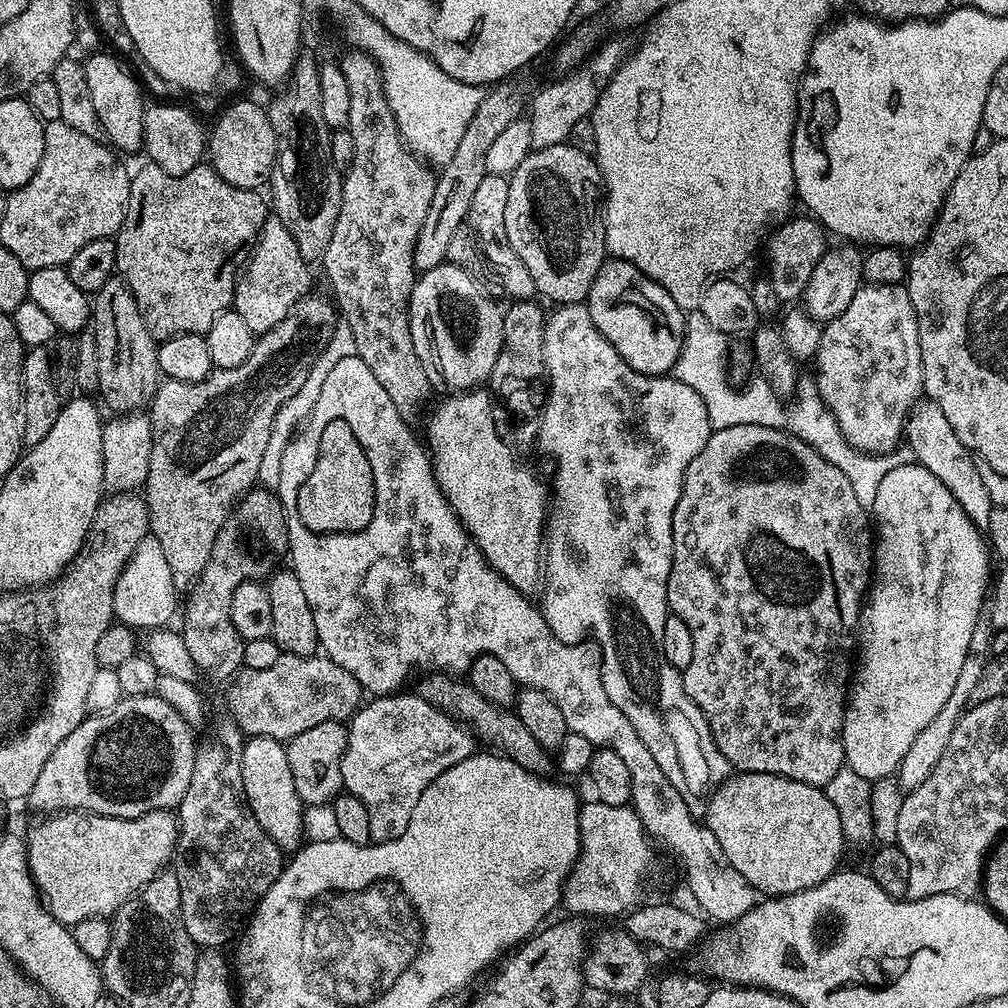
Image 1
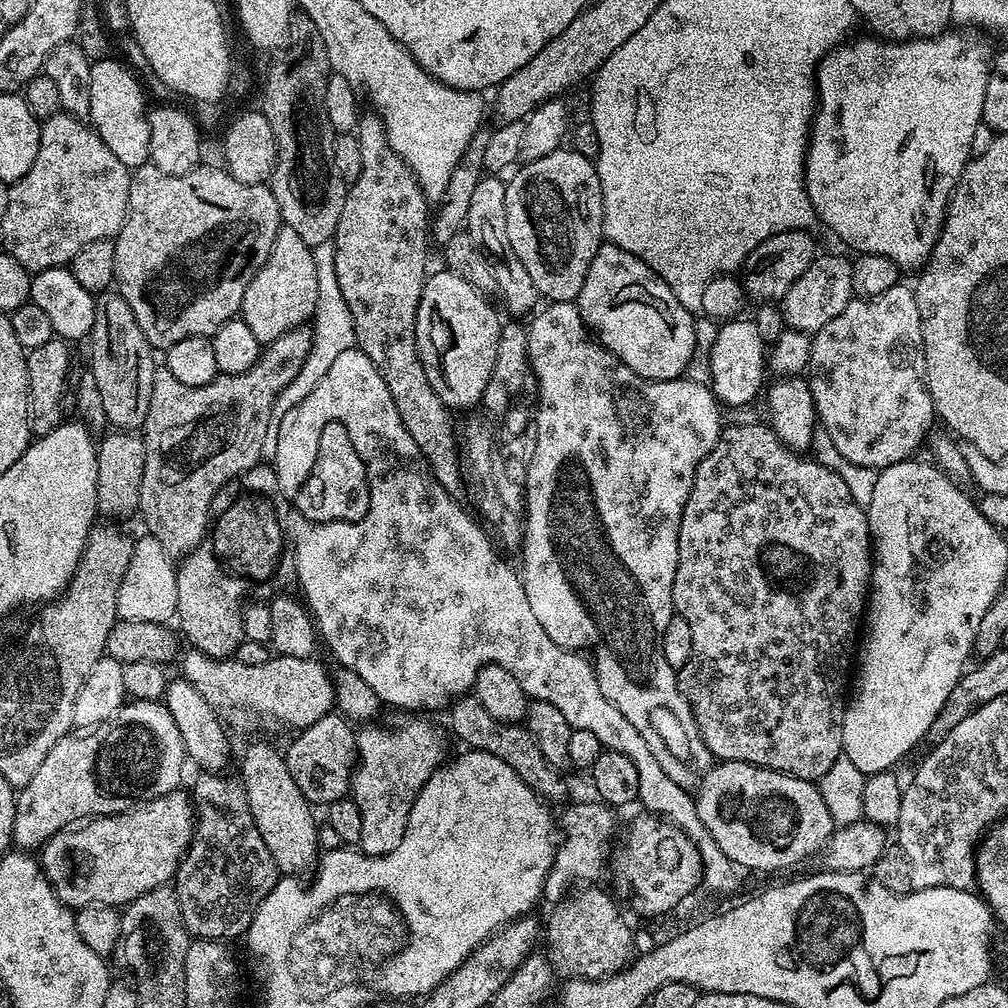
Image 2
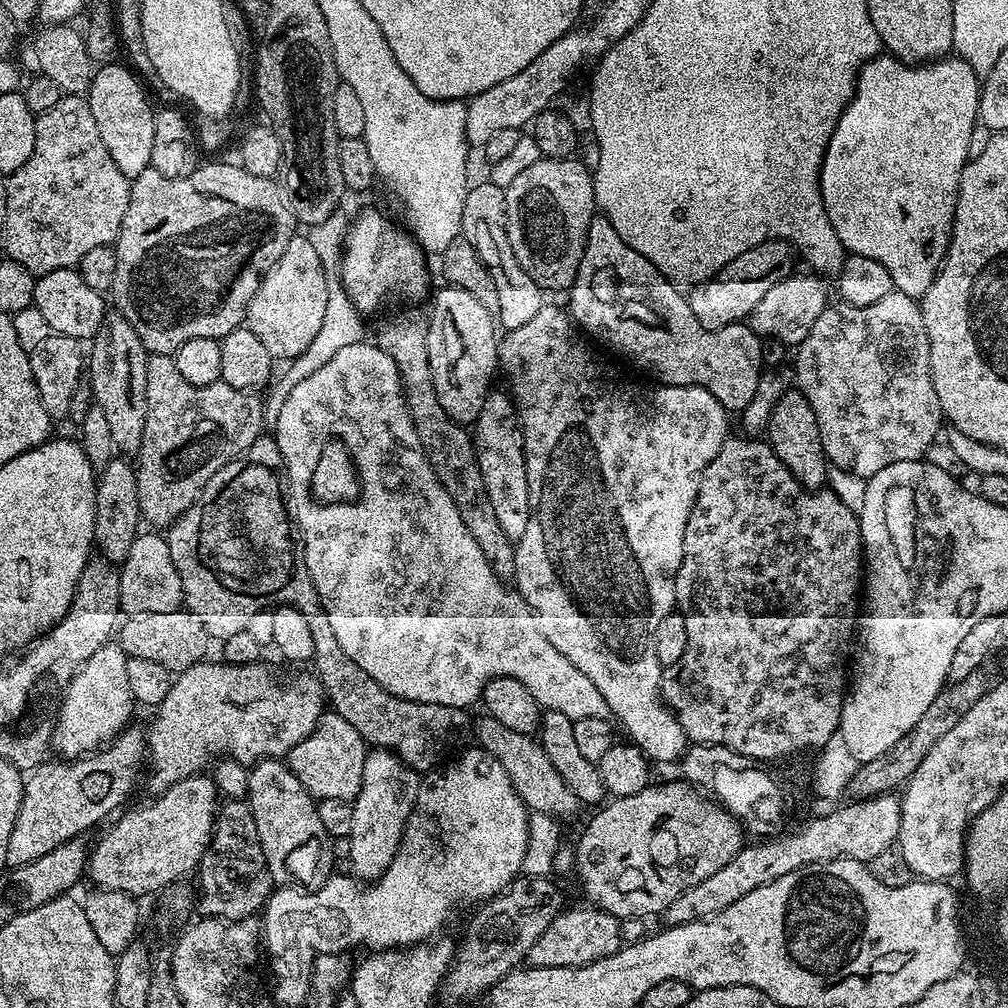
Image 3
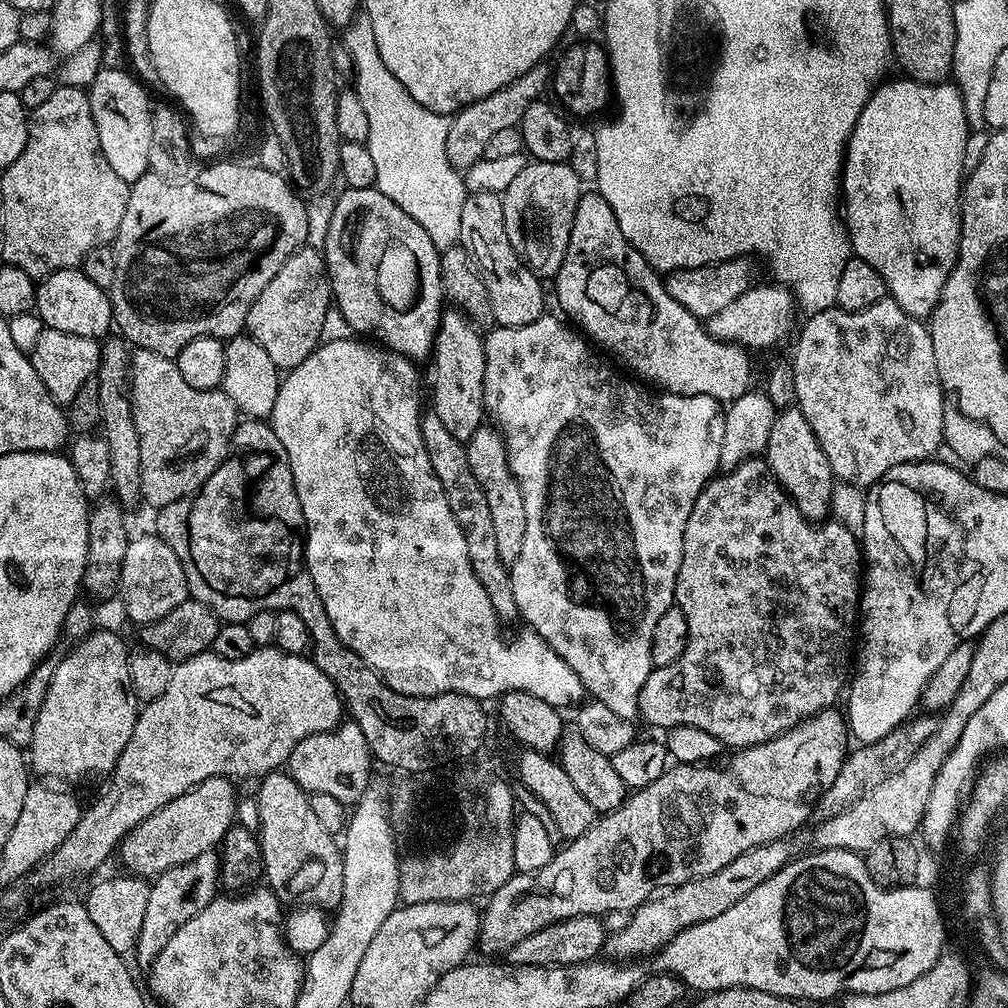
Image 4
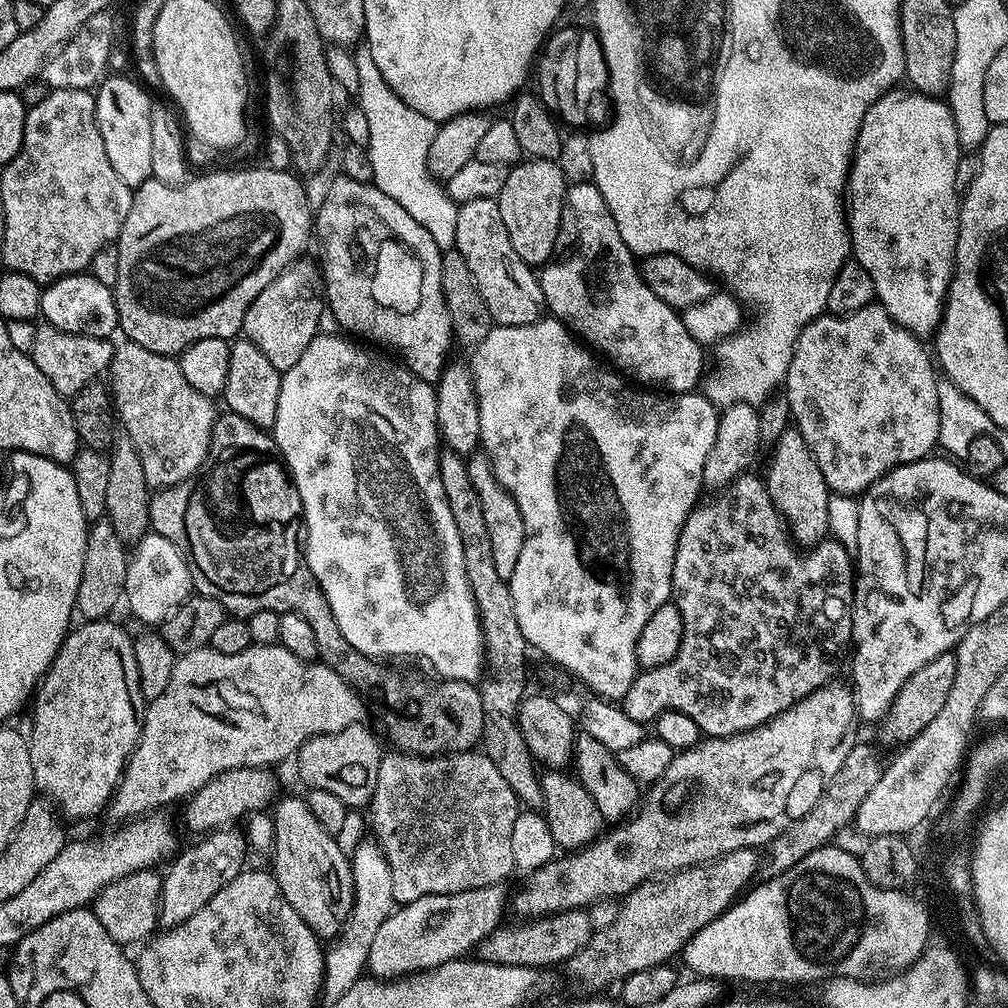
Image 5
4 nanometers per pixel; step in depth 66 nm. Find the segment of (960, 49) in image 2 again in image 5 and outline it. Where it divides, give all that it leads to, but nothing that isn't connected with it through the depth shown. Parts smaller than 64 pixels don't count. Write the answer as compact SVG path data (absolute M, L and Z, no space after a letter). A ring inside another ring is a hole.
M893 90L887 96L872 107L864 120L864 127L860 129L860 138L856 145L856 155L850 174L850 215L848 216L848 231L852 234L852 256L855 263L860 264L870 274L874 282L876 300L886 310L886 314L896 325L913 337L931 337L939 329L940 322L944 318L946 301L949 298L952 286L952 278L956 274L956 247L958 246L958 234L960 233L960 206L961 193L956 193L958 185L958 173L962 163L962 149L958 142L958 130L952 117L952 109L943 99L935 96L925 96L923 92L907 90L900 92Z

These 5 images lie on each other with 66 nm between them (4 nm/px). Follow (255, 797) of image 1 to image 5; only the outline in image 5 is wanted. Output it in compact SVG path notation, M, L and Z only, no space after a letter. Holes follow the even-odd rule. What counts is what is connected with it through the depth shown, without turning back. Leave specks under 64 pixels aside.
M288 796L285 800L277 799L274 804L275 808L276 832L274 828L274 839L270 844L270 853L272 852L270 871L276 877L286 902L290 902L290 906L294 906L294 910L298 910L302 922L306 922L310 931L315 932L320 938L332 936L336 931L337 935L345 927L348 917L352 914L354 893L352 891L352 865L349 857L339 848L337 837L329 835L318 826L316 819L310 814L301 797L300 800L296 796Z

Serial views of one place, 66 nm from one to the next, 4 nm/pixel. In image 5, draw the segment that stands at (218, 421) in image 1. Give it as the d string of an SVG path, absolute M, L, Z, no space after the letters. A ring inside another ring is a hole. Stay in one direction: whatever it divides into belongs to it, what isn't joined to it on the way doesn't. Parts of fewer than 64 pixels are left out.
M127 338L121 341L121 344L115 345L112 354L110 400L114 405L119 427L120 424L124 427L121 428L123 435L130 438L142 462L142 470L146 474L149 489L172 488L184 480L193 479L210 456L212 430L216 427L218 415L218 409L212 405L215 403L209 397L198 394L198 390L194 390L194 386L190 386L190 382L182 378L180 365L173 357L146 350L146 346L138 346L138 342Z

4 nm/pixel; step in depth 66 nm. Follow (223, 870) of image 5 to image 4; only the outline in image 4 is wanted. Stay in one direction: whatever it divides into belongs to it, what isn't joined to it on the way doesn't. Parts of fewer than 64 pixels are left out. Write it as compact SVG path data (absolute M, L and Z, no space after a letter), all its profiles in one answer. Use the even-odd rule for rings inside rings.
M215 851L198 854L198 858L190 858L190 862L174 866L151 881L146 902L146 915L142 917L142 930L136 939L134 957L135 967L143 970L151 969L156 961L156 955L174 938L178 926L190 922L198 910L215 900L220 884L220 858Z

